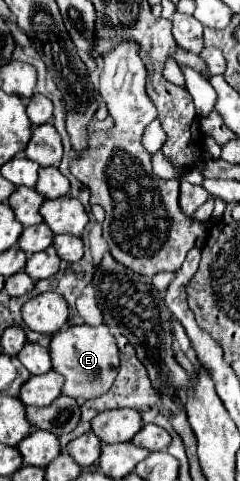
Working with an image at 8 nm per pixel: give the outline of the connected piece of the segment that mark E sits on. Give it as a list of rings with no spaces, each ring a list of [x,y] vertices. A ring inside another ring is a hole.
[[[76,324],[62,328],[52,336],[50,342],[50,356],[52,356],[52,370],[62,374],[66,378],[62,394],[72,396],[72,398],[96,398],[102,396],[114,382],[118,374],[118,348],[116,340],[110,334],[108,326],[88,326],[88,324]]]

